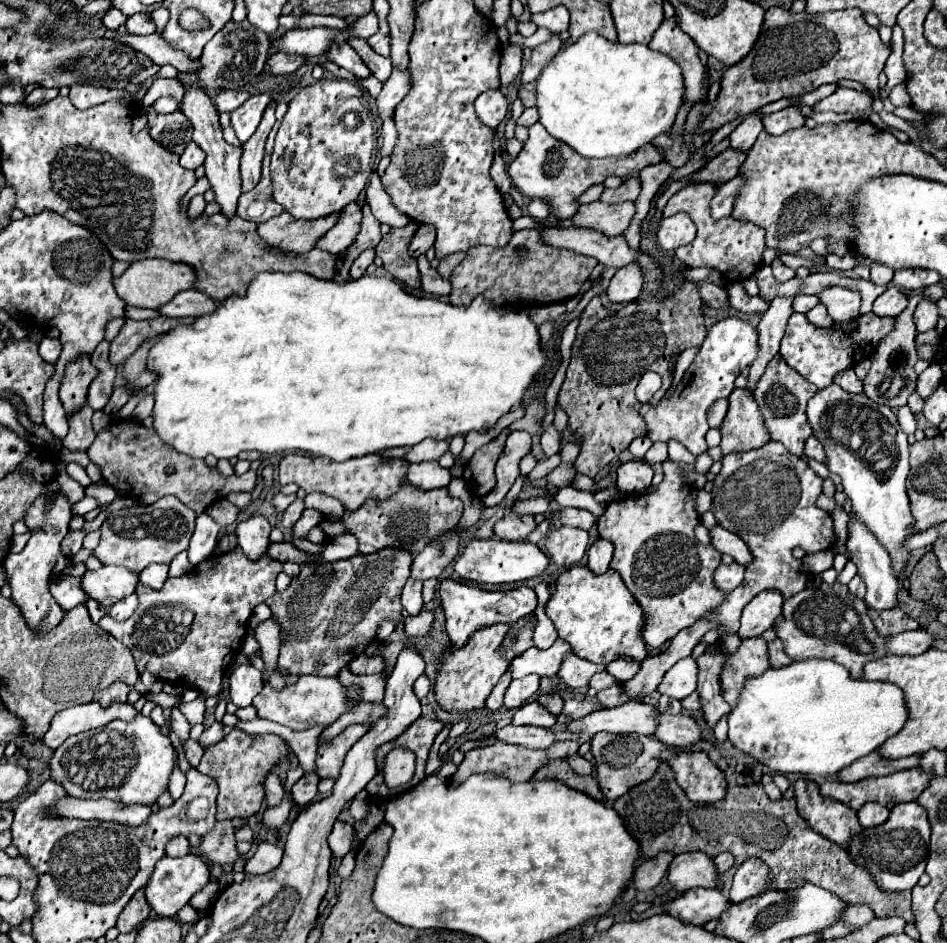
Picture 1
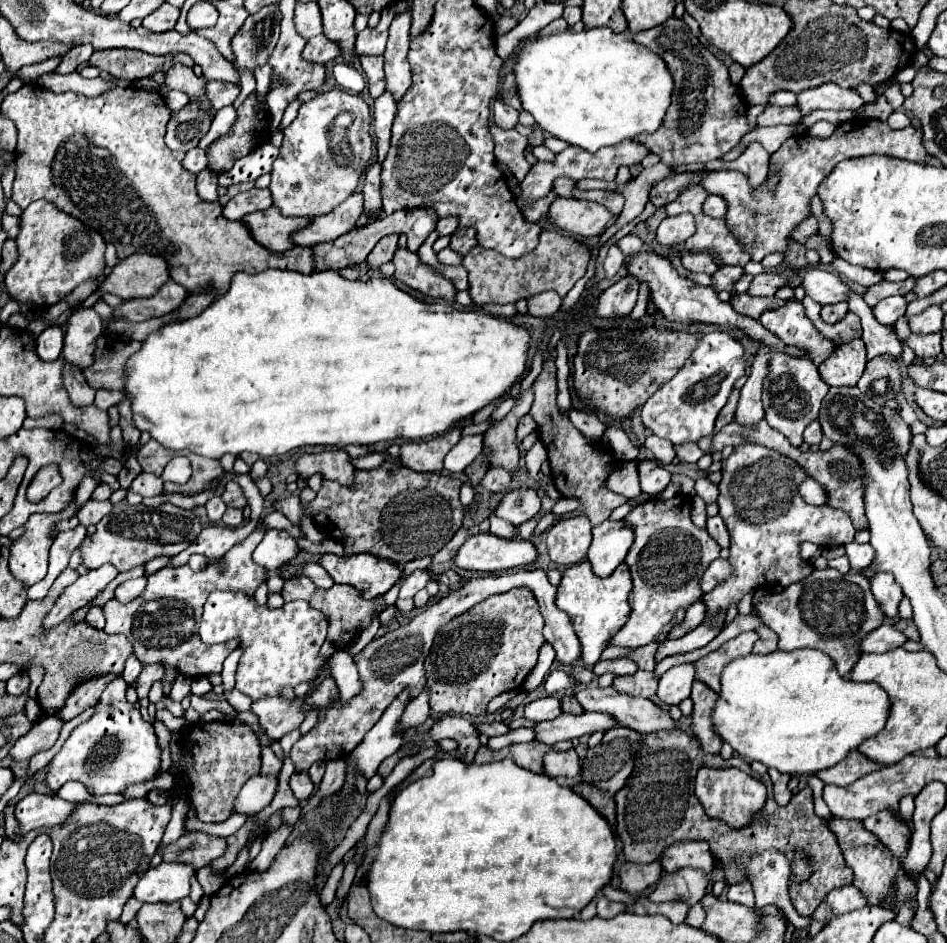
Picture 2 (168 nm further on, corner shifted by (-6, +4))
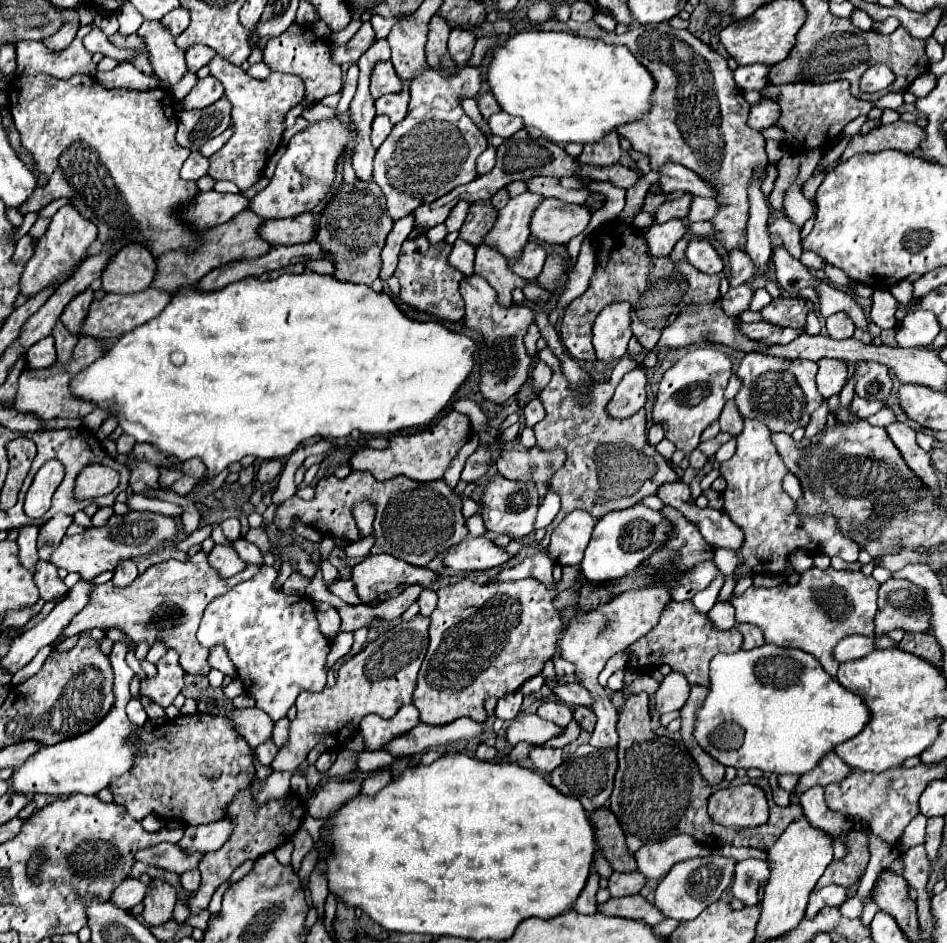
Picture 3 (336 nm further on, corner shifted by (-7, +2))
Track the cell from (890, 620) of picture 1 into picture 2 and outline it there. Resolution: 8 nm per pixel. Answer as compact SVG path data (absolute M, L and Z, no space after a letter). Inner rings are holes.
M910 619L910 621L898 621L894 627L896 627L898 631L902 631L910 641L920 641L918 629L916 629L916 625L914 625L914 621L912 621L912 619Z

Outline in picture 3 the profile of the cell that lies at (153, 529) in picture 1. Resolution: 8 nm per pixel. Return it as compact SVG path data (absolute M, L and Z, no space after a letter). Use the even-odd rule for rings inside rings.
M129 509L125 515L113 515L111 521L103 527L85 529L85 533L75 537L63 537L61 545L53 551L51 563L65 571L75 571L81 577L93 579L105 571L115 571L117 563L127 559L139 559L155 553L165 541L175 539L181 533L179 521L175 517L151 513L151 511L133 511Z

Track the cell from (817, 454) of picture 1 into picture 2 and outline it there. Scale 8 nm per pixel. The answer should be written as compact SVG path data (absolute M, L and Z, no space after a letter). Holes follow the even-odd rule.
M814 421L814 423L810 423L810 425L806 427L806 431L804 431L804 441L806 441L808 445L818 445L820 439L822 439L822 429L820 429L820 423Z

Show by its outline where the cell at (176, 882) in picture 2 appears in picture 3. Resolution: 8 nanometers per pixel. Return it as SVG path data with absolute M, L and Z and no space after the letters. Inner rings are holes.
M127 877L127 879L115 889L115 893L111 895L111 901L113 901L115 905L119 905L121 909L131 909L131 907L139 905L139 903L145 899L145 895L149 893L149 889L151 889L151 883L143 883L143 881L139 881L139 879Z

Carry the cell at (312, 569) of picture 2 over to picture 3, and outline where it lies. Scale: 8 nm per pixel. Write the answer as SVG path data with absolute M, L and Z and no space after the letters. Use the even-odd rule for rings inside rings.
M349 579L347 581L335 581L333 585L329 585L329 591L333 593L333 595L337 595L337 597L341 597L345 603L351 603L351 605L357 605L359 603L359 597L355 597L355 589L353 589L353 585L349 583Z

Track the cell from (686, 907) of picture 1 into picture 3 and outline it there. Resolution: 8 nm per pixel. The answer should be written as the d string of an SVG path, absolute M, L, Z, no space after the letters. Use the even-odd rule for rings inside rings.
M641 895L609 899L605 905L599 905L599 911L605 915L615 915L615 917L625 917L625 919L643 919L651 927L665 921L665 915Z

